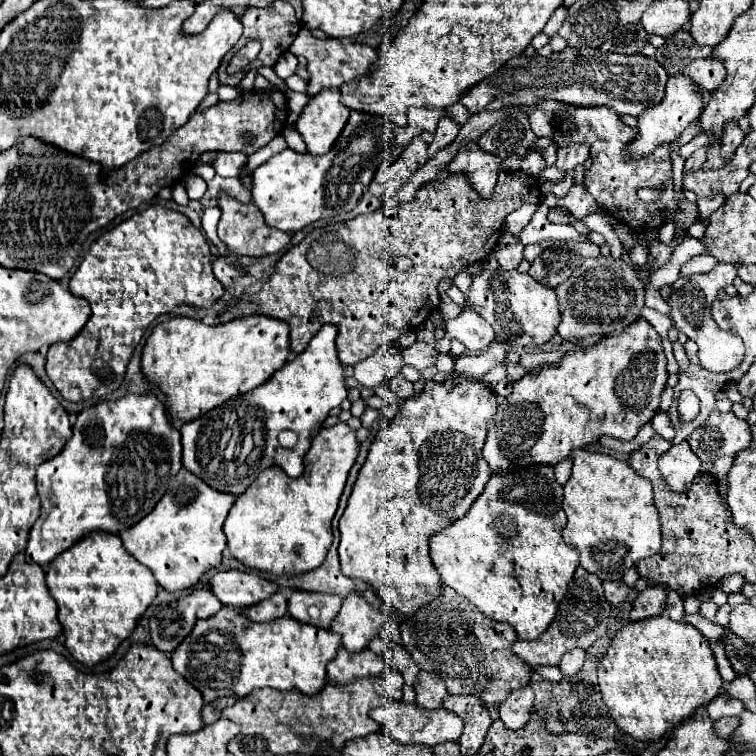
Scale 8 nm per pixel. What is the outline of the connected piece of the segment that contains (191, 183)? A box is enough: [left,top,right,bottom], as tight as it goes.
[186,174,206,200]

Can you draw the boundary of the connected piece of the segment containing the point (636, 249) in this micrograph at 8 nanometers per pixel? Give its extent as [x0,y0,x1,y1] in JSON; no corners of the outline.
[630,244,649,266]

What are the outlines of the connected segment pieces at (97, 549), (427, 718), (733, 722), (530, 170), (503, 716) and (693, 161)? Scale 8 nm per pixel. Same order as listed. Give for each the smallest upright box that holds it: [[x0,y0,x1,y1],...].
[[44,534,158,668],[370,702,464,748],[714,716,738,738],[520,152,546,176],[500,686,534,730],[684,146,708,172]]

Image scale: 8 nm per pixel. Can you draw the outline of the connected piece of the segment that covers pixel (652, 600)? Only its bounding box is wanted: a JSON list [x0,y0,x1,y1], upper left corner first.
[630,586,666,620]

